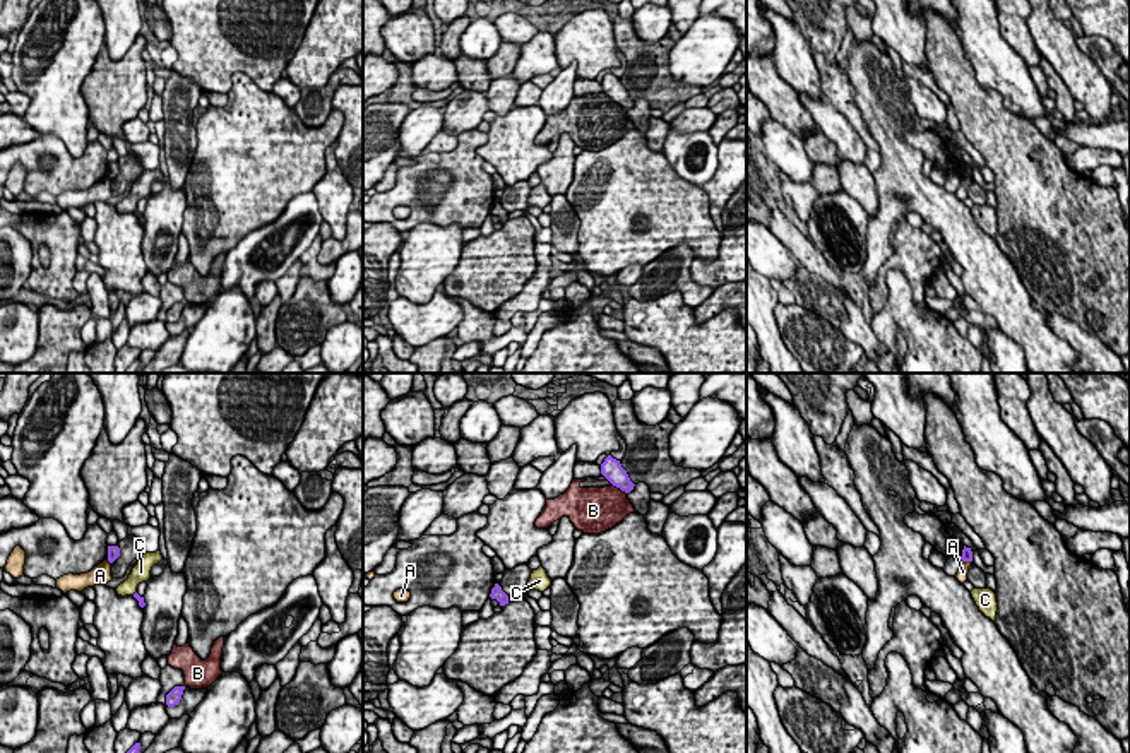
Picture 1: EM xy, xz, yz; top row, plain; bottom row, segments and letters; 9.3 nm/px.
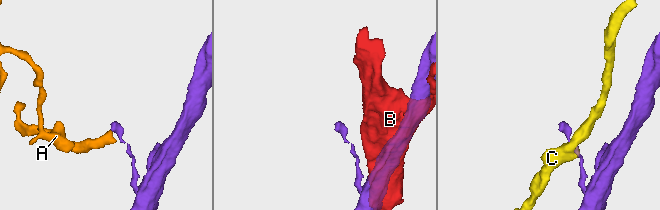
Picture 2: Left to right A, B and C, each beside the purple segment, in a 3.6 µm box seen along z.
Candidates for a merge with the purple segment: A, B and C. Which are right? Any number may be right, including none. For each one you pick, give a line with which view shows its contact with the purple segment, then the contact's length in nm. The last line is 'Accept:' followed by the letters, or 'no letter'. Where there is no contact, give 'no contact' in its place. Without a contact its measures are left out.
Accept: no letter

